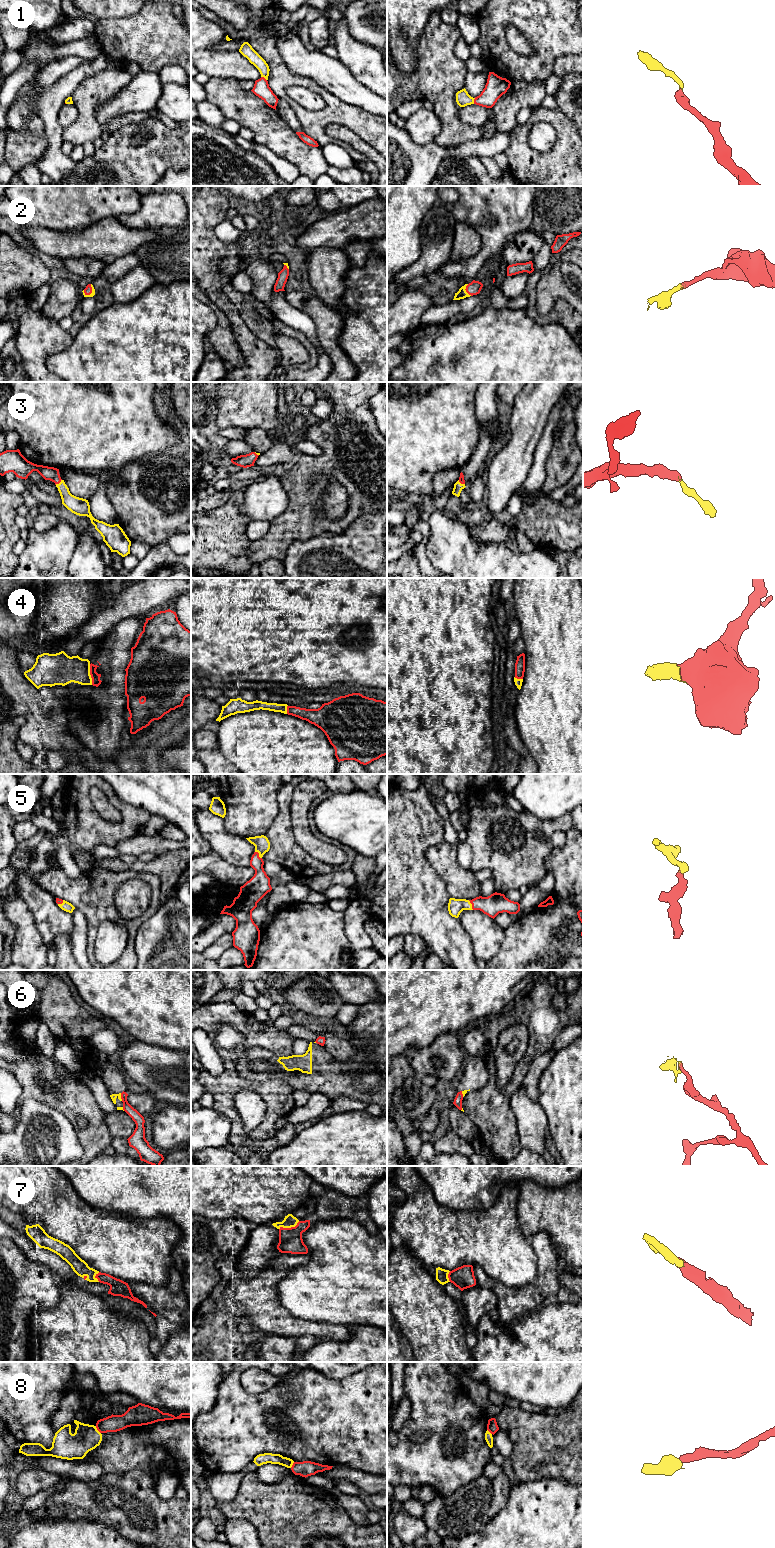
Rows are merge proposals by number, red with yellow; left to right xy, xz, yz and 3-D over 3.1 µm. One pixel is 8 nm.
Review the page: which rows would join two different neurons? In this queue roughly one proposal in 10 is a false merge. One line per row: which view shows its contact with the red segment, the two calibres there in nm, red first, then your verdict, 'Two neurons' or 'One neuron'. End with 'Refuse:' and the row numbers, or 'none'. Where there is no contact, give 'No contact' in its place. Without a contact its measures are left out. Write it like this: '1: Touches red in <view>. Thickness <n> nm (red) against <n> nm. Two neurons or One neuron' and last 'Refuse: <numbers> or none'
1: Touches red in xz. Thickness 130 nm (red) against 100 nm. One neuron
2: Touches red in yz. Thickness 110 nm (red) against 80 nm. One neuron
3: Touches red in xy. Thickness 110 nm (red) against 140 nm. One neuron
4: Touches red in xy. Thickness 70 nm (red) against 260 nm. One neuron
5: Touches red in xz. Thickness 180 nm (red) against 130 nm. One neuron
6: Touches red in xy. Thickness 80 nm (red) against 50 nm. Two neurons
7: Touches red in xz. Thickness 190 nm (red) against 100 nm. One neuron
8: Touches red in xy. Thickness 140 nm (red) against 200 nm. One neuron
Refuse: 6

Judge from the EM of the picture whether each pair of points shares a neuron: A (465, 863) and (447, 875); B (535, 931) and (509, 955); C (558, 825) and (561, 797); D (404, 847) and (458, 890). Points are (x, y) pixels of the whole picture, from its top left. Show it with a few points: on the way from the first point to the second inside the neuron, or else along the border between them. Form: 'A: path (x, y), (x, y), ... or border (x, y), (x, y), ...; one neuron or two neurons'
A: border (452, 844), (456, 847), (458, 863), (472, 873); two neurons
B: path (528, 938), (524, 939), (516, 948); one neuron
C: border (569, 812), (552, 819), (539, 819), (535, 817); two neurons
D: border (426, 852), (426, 858), (440, 877), (448, 894); two neurons

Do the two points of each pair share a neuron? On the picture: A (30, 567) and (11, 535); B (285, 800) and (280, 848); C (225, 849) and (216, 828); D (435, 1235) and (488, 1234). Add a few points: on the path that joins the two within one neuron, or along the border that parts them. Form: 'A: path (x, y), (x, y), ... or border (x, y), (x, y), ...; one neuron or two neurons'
A: border (18, 557), (18, 563), (14, 567); two neurons
B: path (284, 812), (281, 836); one neuron
C: path (224, 844), (219, 839), (219, 833); one neuron
D: path (448, 1235), (475, 1235); one neuron

